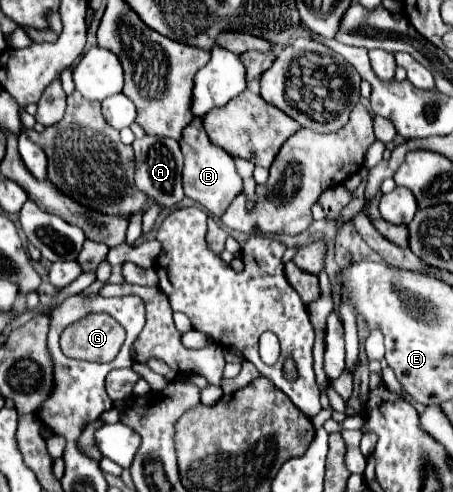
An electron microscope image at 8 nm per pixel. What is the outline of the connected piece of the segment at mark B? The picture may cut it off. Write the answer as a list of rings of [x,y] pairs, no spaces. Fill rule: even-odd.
[[[195,118],[181,136],[181,150],[185,156],[185,168],[183,168],[183,188],[185,196],[205,206],[211,214],[223,216],[223,212],[229,208],[231,200],[235,200],[243,192],[243,182],[235,170],[235,160],[223,150],[217,148],[205,134],[201,118]]]

